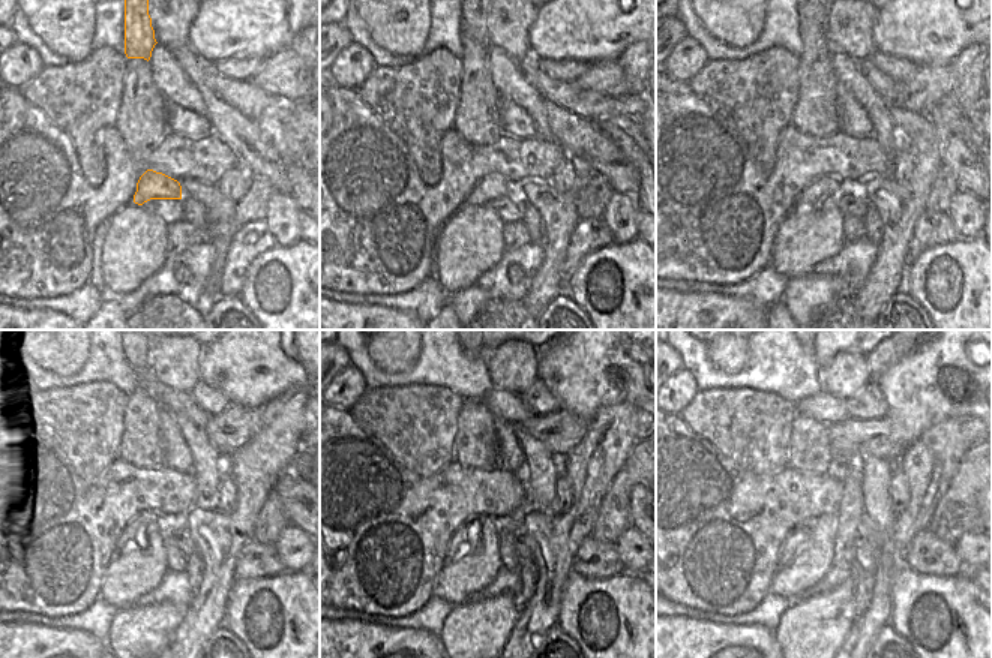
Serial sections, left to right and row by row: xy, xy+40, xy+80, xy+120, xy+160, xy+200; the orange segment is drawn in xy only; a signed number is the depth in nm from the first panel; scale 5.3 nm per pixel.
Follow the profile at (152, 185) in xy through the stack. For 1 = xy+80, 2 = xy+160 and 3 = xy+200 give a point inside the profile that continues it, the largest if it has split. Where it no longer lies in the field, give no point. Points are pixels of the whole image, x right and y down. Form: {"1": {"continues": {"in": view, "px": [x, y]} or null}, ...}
{"1": {"continues": {"in": "xy+80", "px": [821, 189]}}, "2": {"continues": {"in": "xy+160", "px": [464, 540]}}, "3": {"continues": {"in": "xy+200", "px": [796, 541]}}}

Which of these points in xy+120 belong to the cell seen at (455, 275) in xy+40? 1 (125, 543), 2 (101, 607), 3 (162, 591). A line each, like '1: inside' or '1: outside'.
1: outside
2: outside
3: outside

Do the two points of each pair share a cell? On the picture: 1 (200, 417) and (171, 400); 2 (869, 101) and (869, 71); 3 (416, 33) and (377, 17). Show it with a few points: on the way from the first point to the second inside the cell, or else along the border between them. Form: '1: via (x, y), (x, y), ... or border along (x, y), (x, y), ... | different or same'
1: via (192, 411), (179, 403) | same
2: border along (857, 63), (868, 84), (890, 105) | different
3: via (407, 32), (386, 17) | same

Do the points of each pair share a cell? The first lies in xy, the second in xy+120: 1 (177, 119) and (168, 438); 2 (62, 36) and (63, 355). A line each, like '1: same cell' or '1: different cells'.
1: same cell
2: same cell

